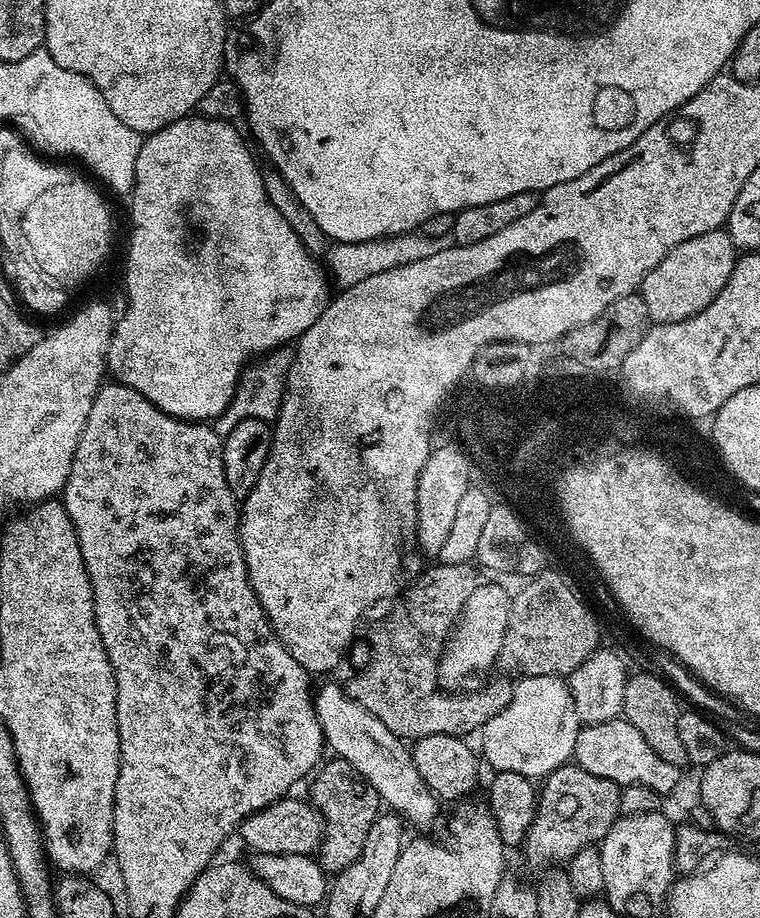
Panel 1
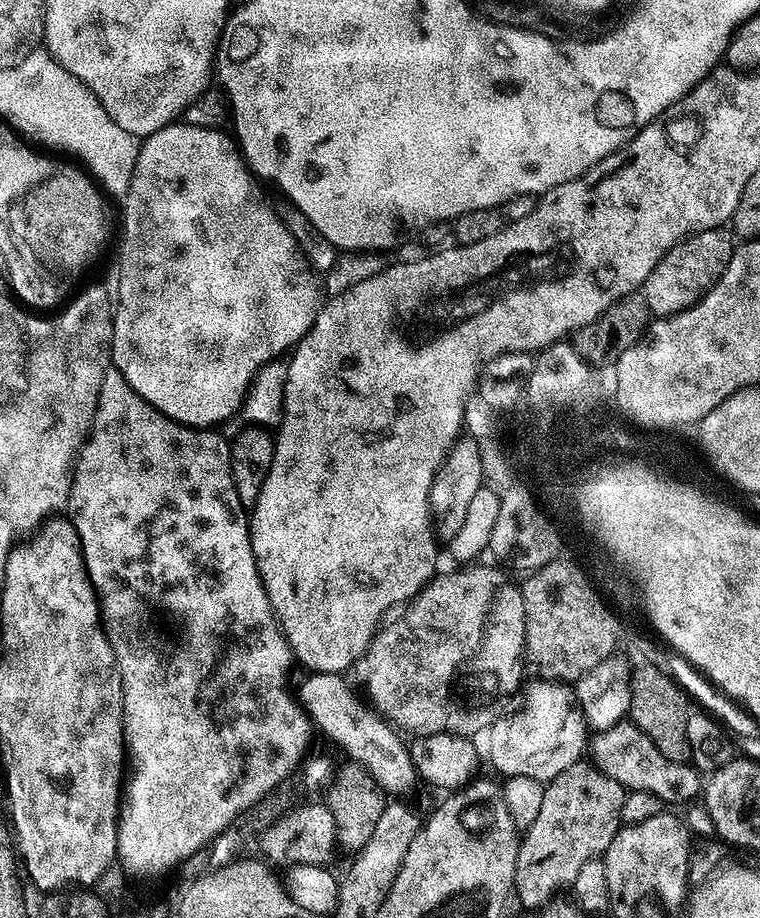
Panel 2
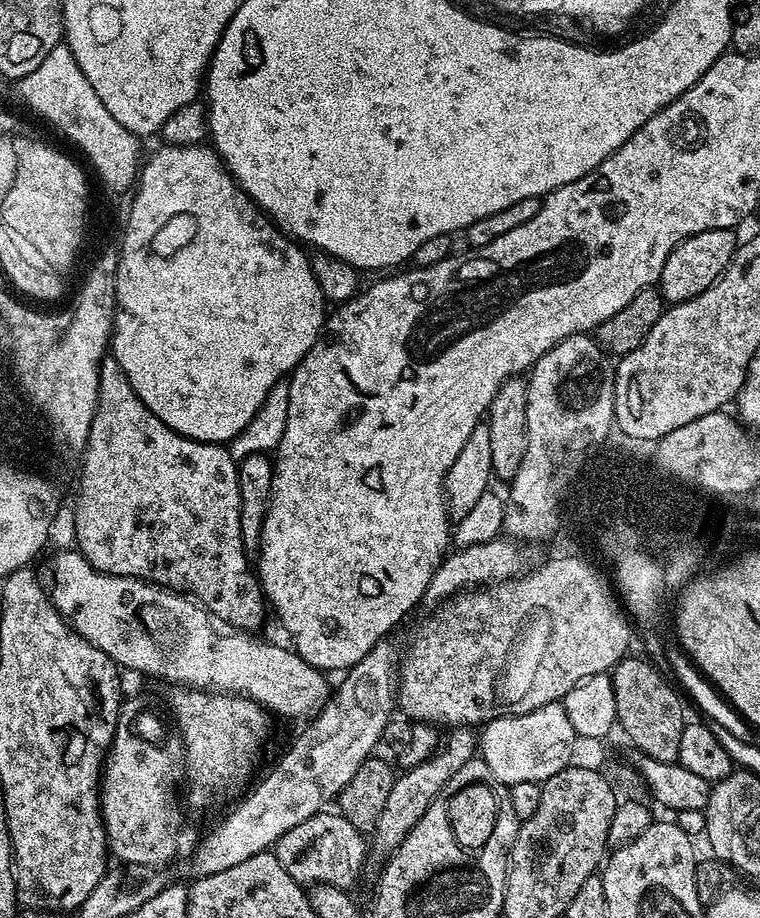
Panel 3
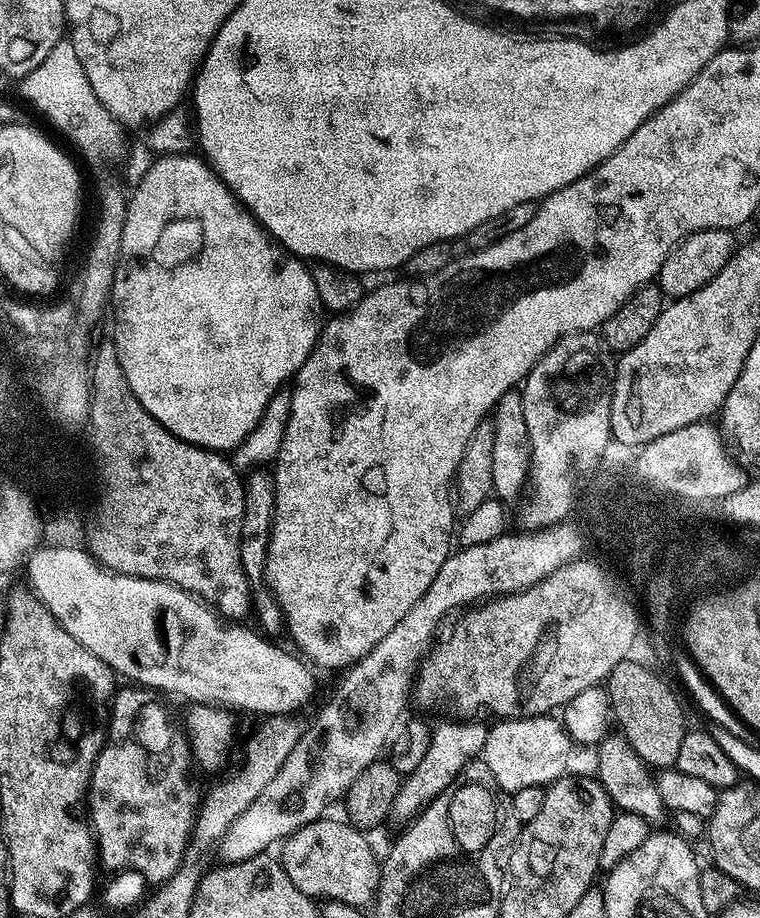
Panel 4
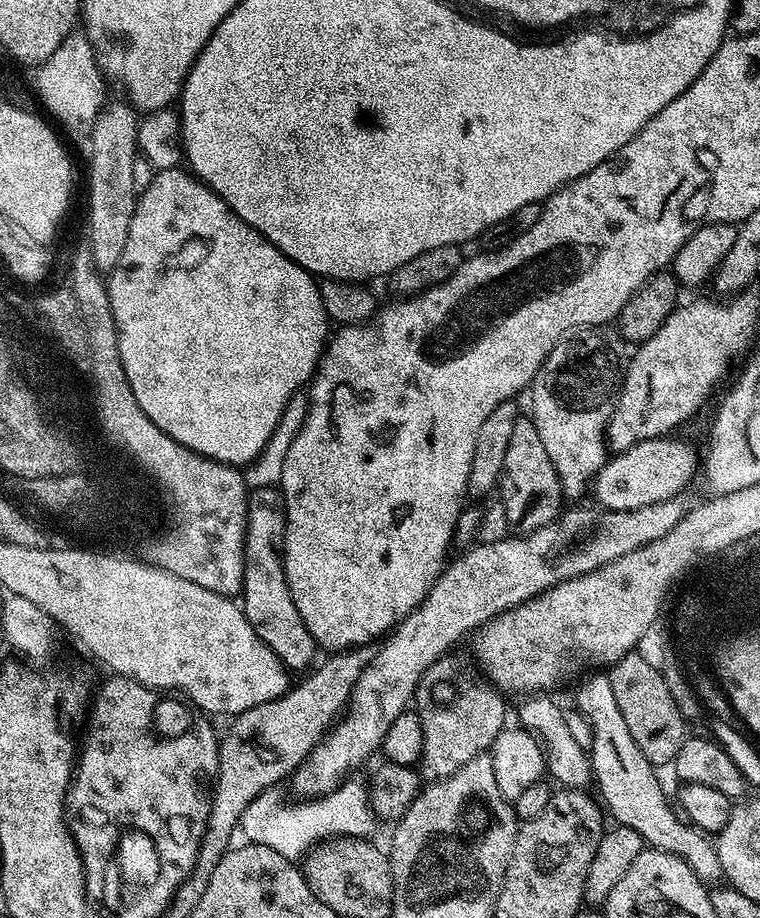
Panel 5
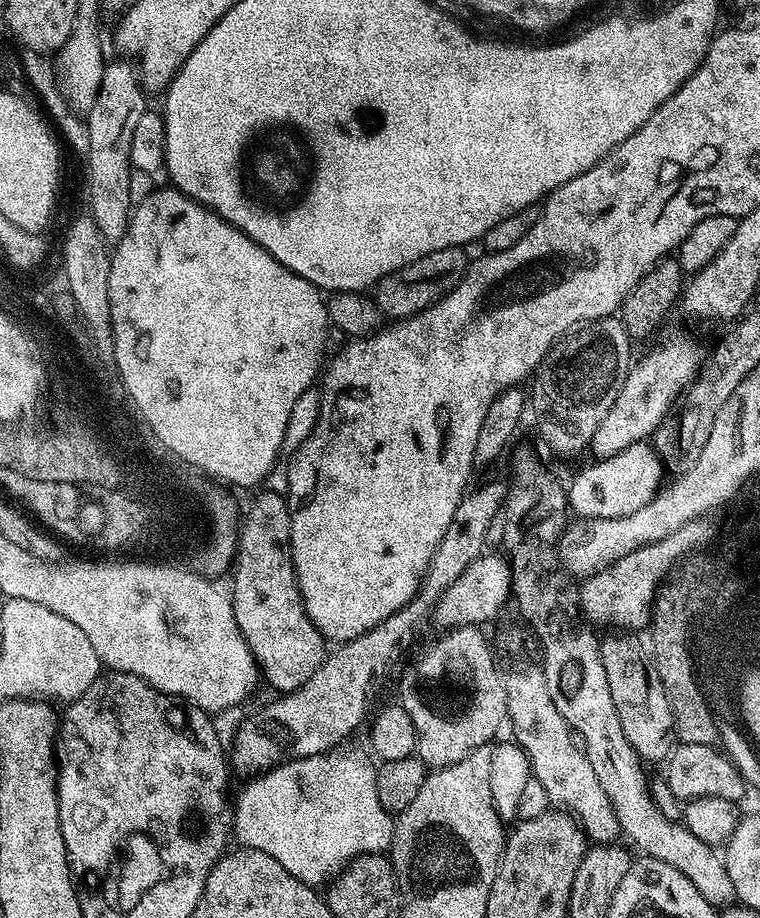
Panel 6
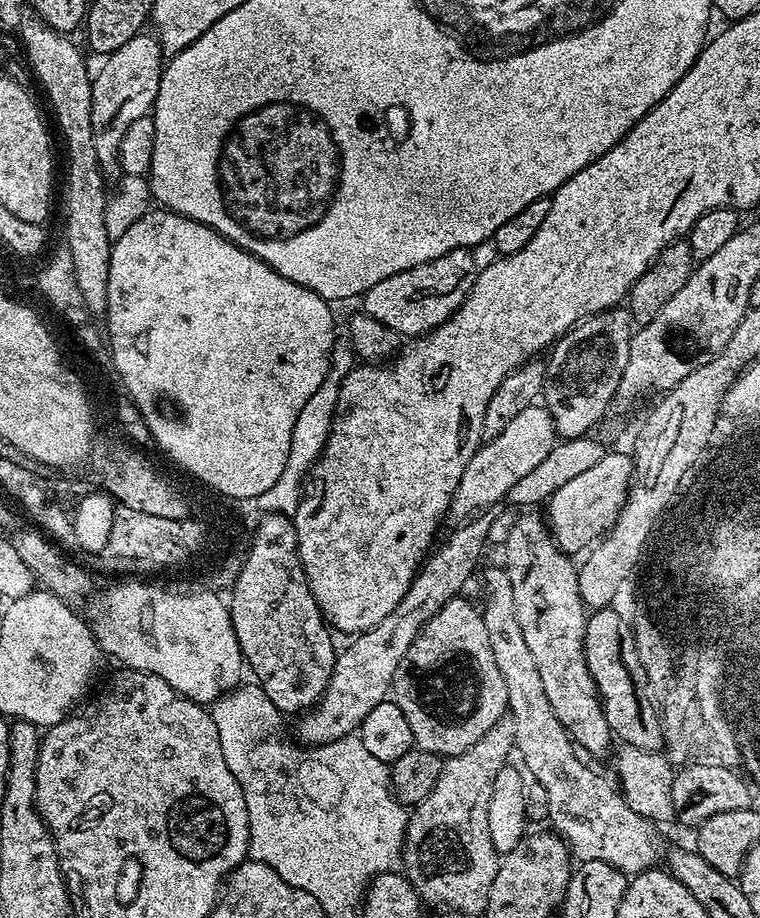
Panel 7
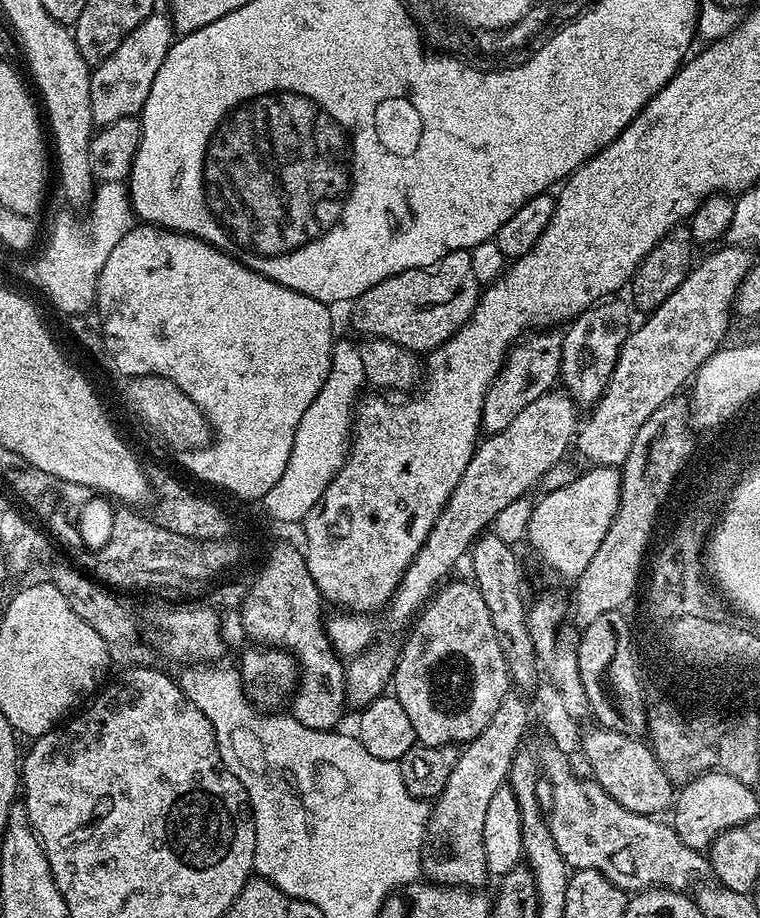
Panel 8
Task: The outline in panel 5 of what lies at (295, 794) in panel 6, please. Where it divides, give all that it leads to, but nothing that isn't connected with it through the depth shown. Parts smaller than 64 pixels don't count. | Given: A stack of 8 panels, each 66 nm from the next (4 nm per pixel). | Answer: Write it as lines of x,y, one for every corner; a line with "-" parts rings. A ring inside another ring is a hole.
355,778
345,780
324,796
304,798
298,803
301,804
284,804
280,790
267,788
242,814
238,828
241,833
244,831
243,839
250,844
270,846
270,850
278,850
282,858
296,862
323,841
341,836
371,837
378,825
378,818
368,804
368,789

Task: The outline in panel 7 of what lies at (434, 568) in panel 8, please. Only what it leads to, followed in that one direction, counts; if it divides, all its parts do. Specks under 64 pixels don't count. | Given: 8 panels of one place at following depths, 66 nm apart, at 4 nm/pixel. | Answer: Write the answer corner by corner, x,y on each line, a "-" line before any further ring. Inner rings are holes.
533,406
522,410
522,414
515,416
510,426
506,426
506,430
498,434
498,438
481,443
474,458
466,462
466,470
462,470
462,478
452,495
451,519
464,522
488,510
484,508
495,509
497,507
495,504
499,500
503,501
511,488
525,474
530,474
530,470
534,470
534,466
541,464
542,458
550,454
556,443
558,443
556,423
553,422
547,408

